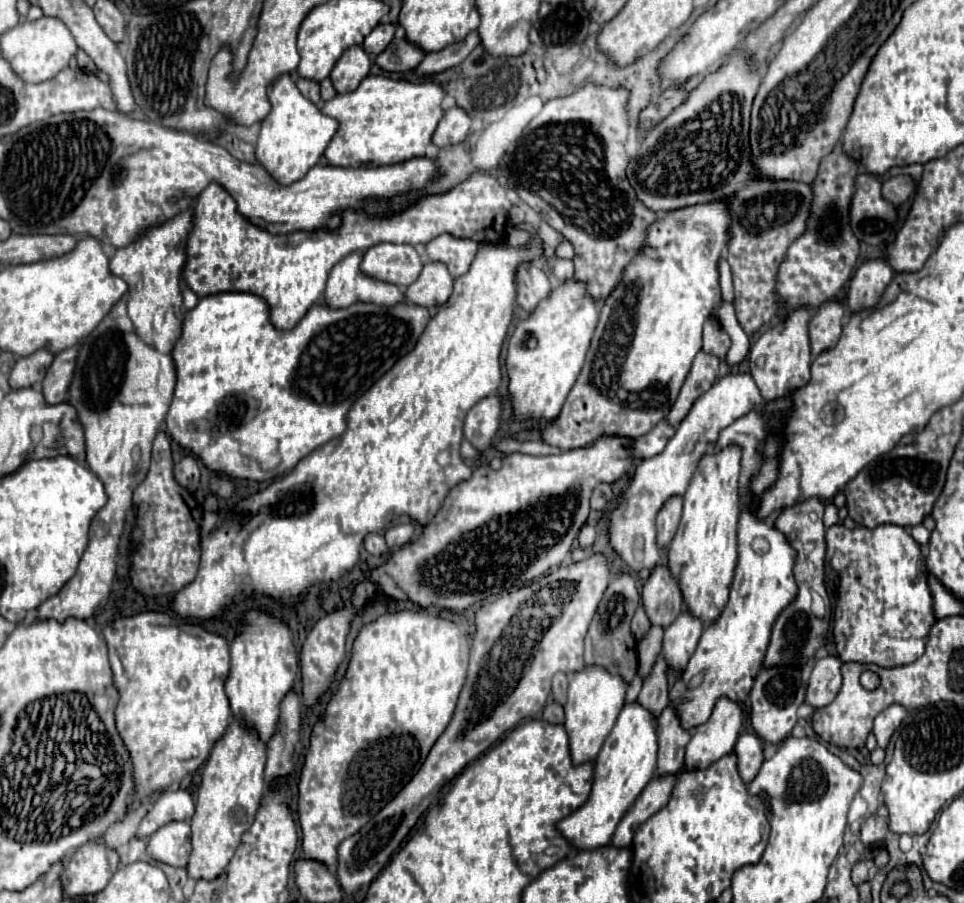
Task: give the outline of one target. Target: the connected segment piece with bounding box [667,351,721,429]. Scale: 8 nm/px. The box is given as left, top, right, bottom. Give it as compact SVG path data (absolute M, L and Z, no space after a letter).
M699 351L695 355L691 371L689 371L689 375L687 375L687 379L685 379L681 391L679 391L679 397L677 397L677 401L673 403L673 407L667 415L667 423L671 427L677 429L677 425L685 419L685 415L689 413L695 399L701 397L713 385L717 371L719 371L719 363L721 363L719 357L709 355L705 351Z

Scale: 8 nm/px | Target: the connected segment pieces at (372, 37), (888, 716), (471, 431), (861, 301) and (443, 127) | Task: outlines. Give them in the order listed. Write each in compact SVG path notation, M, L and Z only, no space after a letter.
M379 23L363 41L363 49L369 53L369 55L379 55L387 45L389 41L393 39L393 33L395 33L395 25L393 23Z
M899 703L889 705L885 711L881 711L881 713L877 715L875 725L873 725L873 733L875 733L875 737L877 737L879 747L883 747L883 749L887 747L893 731L899 727L899 723L903 721L905 715L907 715L907 709L905 709L903 705L899 705Z
M497 395L481 399L471 411L467 413L465 419L465 439L479 451L485 453L491 449L493 437L499 429L499 419L501 419L501 399Z
M887 259L865 261L855 271L855 275L849 283L849 293L847 293L849 309L853 311L853 309L861 309L861 305L873 305L873 301L877 301L877 297L881 297L881 289L885 289L885 285L889 285L893 275L895 275L895 271L887 263Z
M453 107L453 109L445 111L443 119L437 123L437 129L433 131L431 143L435 147L457 145L457 143L465 141L469 125L471 125L471 117L463 109Z

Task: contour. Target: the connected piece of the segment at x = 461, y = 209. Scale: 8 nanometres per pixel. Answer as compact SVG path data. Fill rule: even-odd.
M473 173L449 193L423 197L391 219L371 219L363 211L349 209L349 213L343 213L343 225L335 233L297 231L291 235L271 235L241 217L233 197L221 185L211 183L203 189L193 207L193 229L187 235L187 261L181 277L199 297L225 291L249 291L263 297L269 305L273 327L287 331L321 301L329 271L349 253L363 253L371 245L383 241L409 245L429 243L443 233L495 245L505 241L509 209L509 199L499 181L485 173Z

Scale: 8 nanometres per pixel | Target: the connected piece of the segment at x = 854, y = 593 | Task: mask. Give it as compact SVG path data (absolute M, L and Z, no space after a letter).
M841 523L827 529L825 543L827 561L839 575L839 601L833 613L833 637L839 659L893 669L913 663L917 657L921 657L929 639L929 631L937 621L933 615L933 595L927 575L929 571L921 545L905 527L899 525L879 525L875 529L857 525L855 529L847 529Z

